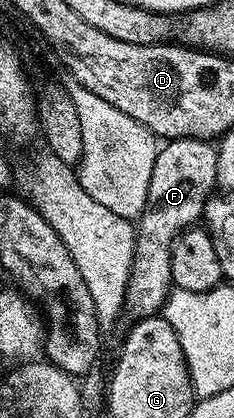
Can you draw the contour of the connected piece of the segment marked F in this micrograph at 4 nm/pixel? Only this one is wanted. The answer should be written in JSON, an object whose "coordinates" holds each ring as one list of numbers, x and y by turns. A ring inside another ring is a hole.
{"coordinates":[[174,138,159,147,150,177,149,195,146,196,144,214,138,219,136,226,134,260,124,297,124,310,132,313,133,319,150,318,163,311,164,303,167,302,169,293,173,289,172,273,170,272,172,243,182,231,195,227,201,221,204,205,207,204,214,192,217,172,218,152,216,146,207,139]]}

